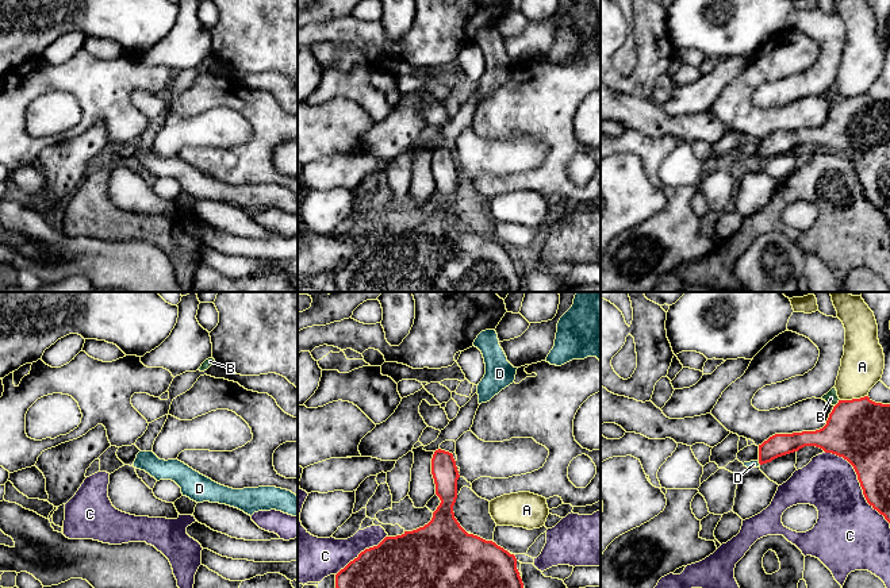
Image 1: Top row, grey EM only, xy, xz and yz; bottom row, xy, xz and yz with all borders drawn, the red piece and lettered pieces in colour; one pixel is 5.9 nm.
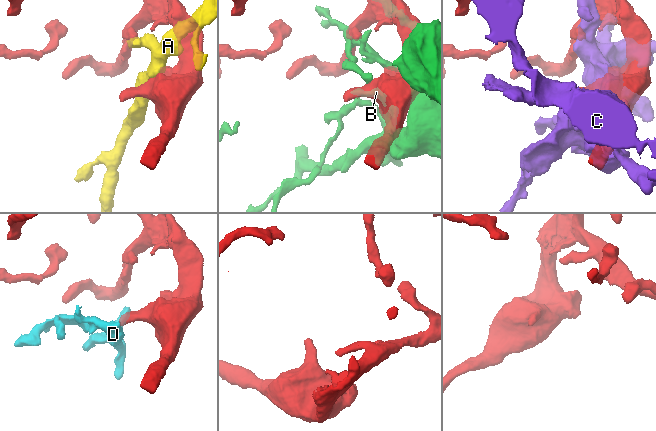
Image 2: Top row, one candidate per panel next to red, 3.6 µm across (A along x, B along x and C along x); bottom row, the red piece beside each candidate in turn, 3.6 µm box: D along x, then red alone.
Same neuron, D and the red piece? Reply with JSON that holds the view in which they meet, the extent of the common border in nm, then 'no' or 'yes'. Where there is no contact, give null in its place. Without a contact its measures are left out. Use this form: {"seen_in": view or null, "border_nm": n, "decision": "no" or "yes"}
{"seen_in": "yz", "border_nm": 30, "decision": "yes"}

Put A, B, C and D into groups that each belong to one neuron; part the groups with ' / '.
A / B / C / D

